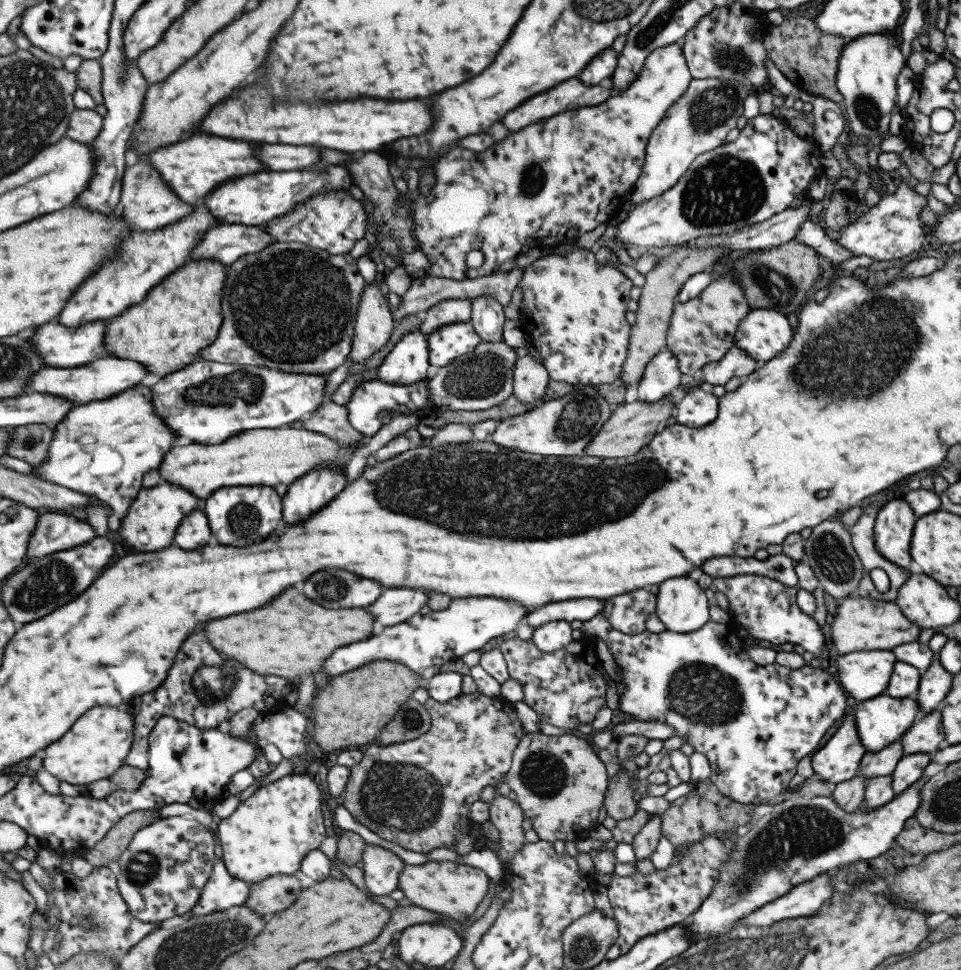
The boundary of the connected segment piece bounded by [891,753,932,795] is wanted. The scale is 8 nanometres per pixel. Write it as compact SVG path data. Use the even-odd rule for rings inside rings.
M916 753L904 755L896 765L892 775L892 786L896 795L913 785L922 774L924 768L930 764L930 753Z

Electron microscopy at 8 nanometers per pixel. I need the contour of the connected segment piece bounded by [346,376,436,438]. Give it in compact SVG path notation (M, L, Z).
M429 376L416 383L401 385L400 383L387 383L378 378L370 379L355 388L352 398L346 404L349 423L352 427L363 432L370 438L383 424L384 415L391 413L409 413L422 410L424 416L431 416L435 412L430 404L431 392L429 391Z

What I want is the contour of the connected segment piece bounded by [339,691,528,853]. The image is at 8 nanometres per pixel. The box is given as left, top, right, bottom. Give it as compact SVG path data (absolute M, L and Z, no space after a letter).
M479 691L460 695L441 703L430 697L425 702L431 718L431 728L416 740L398 744L368 745L358 764L351 766L339 803L354 818L378 834L412 852L428 853L434 848L455 850L455 834L467 828L472 821L468 817L470 806L479 800L486 786L497 787L501 778L510 770L514 750L528 733L516 716L512 702L500 697L486 697Z

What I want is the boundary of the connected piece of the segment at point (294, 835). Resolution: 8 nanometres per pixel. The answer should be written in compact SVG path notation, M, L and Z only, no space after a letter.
M313 773L283 776L282 778L262 785L249 798L239 803L236 810L227 818L217 819L213 826L216 840L222 846L222 858L226 870L234 877L248 884L260 883L274 875L292 875L300 868L305 856L318 849L327 837L322 818L322 793L316 784Z

